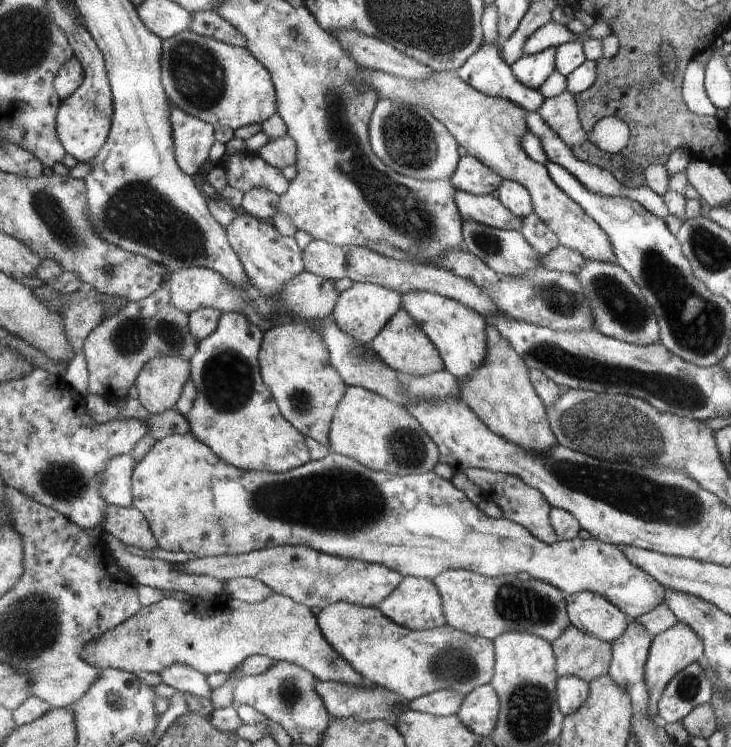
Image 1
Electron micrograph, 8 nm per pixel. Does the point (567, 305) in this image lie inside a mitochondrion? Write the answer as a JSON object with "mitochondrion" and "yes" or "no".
{"mitochondrion":"yes"}

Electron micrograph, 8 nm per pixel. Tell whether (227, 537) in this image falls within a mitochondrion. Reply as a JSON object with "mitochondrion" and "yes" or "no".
{"mitochondrion":"yes"}

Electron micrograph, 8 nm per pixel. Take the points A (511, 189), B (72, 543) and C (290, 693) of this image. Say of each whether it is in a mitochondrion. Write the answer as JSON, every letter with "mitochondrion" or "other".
{"A":"other","B":"other","C":"mitochondrion"}

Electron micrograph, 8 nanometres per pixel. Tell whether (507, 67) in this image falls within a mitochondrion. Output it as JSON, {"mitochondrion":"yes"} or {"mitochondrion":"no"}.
{"mitochondrion":"no"}

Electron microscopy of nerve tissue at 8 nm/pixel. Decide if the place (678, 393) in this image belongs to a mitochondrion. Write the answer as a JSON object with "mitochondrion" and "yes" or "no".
{"mitochondrion":"yes"}

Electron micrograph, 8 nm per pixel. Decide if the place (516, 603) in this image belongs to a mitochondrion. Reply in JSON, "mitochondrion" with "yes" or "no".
{"mitochondrion":"yes"}

